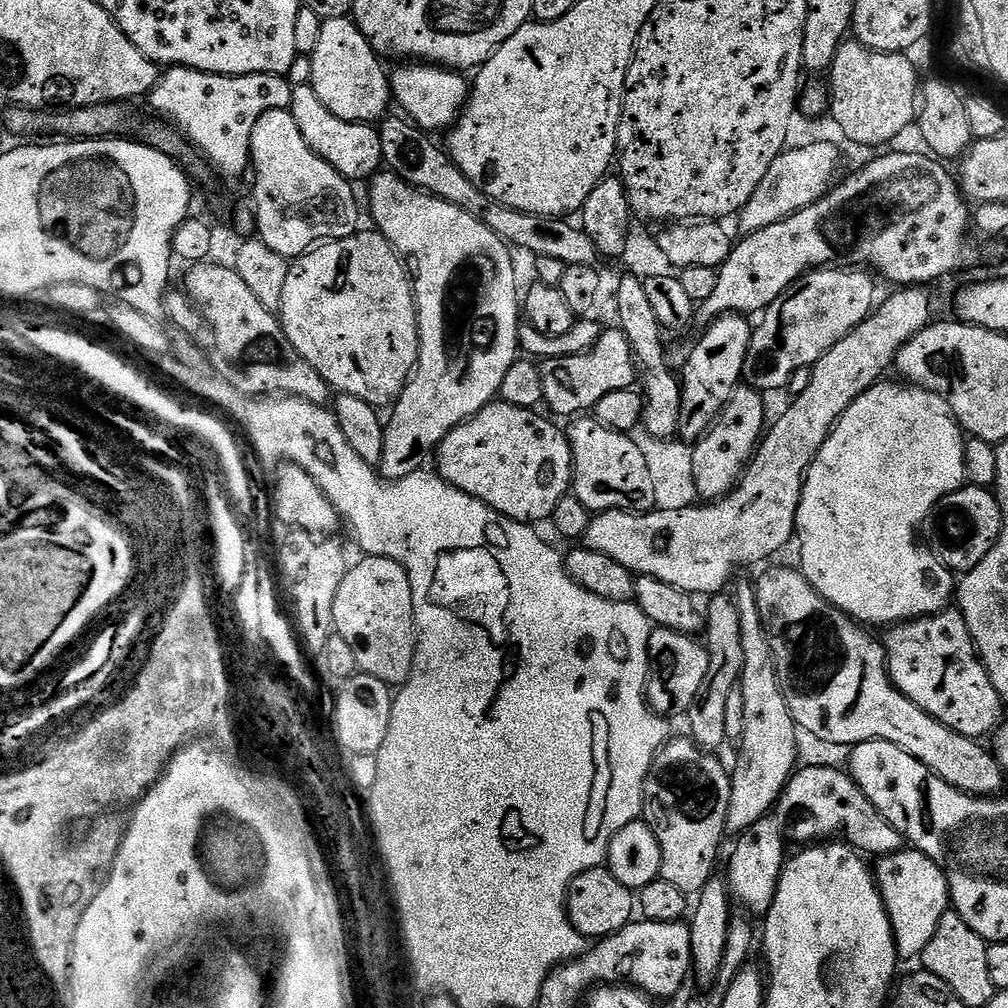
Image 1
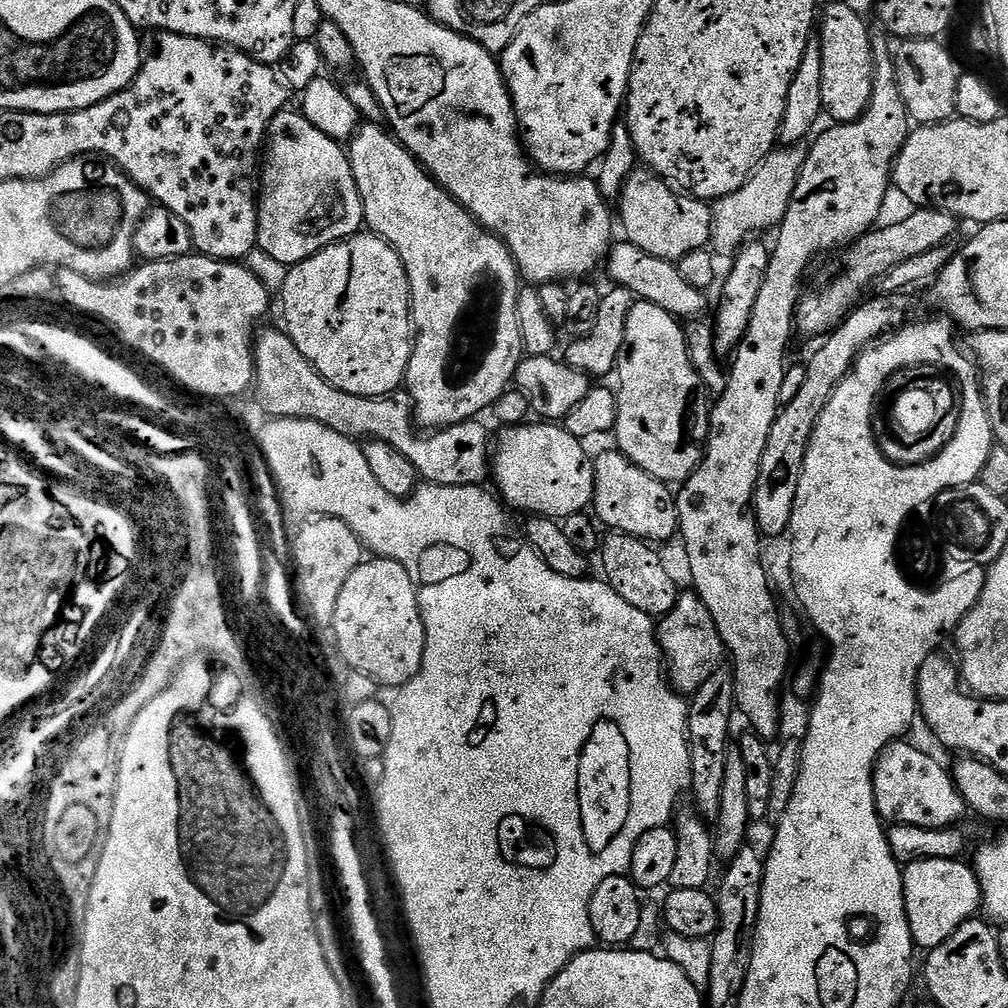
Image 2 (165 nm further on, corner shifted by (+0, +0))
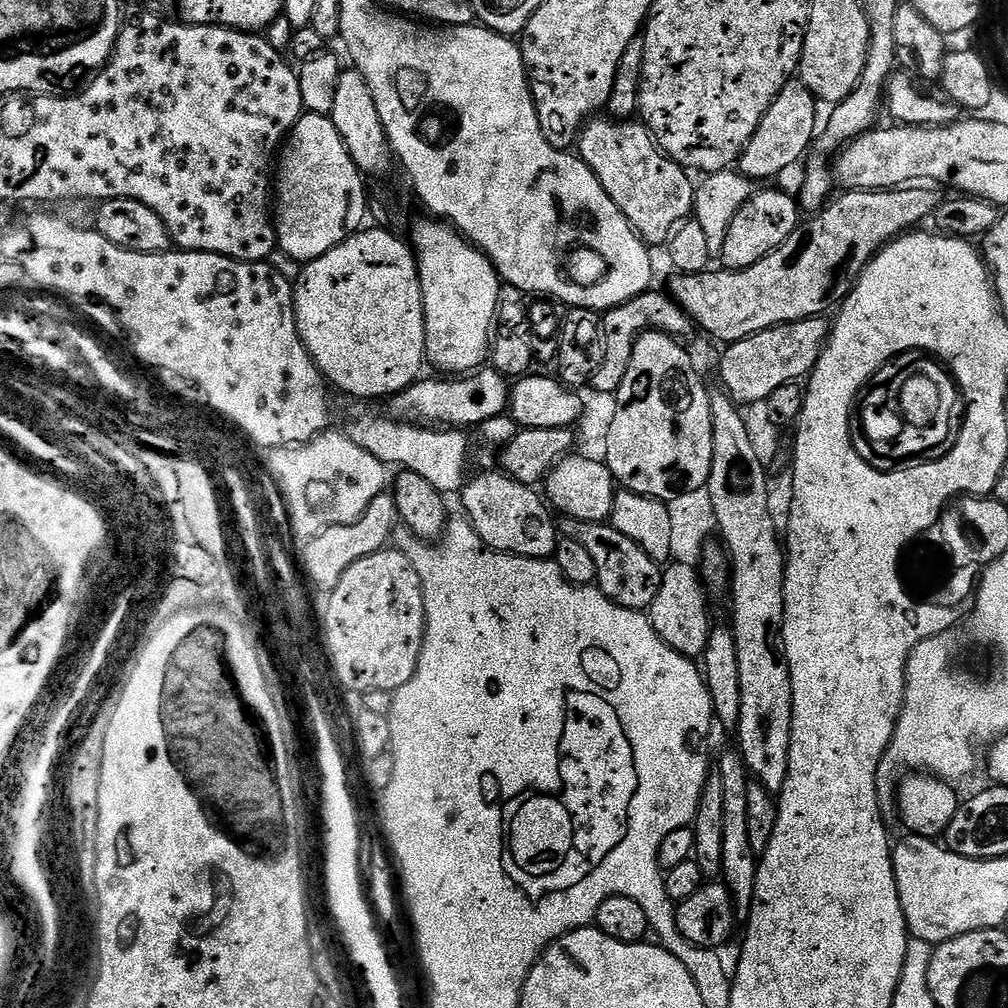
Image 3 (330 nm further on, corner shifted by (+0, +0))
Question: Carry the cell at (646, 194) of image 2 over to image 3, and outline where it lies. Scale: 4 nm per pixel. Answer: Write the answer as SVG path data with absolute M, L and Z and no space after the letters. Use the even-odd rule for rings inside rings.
M600 118L589 119L580 130L578 141L580 159L586 162L586 166L590 166L590 170L594 170L598 182L602 182L602 190L606 190L606 194L610 194L614 206L618 206L618 210L622 210L622 214L628 219L632 229L640 235L645 244L649 246L667 245L672 233L693 215L696 194L694 180L693 182L691 180L693 177L682 165L675 164L665 152L660 151L647 124L637 122L635 119L596 119Z

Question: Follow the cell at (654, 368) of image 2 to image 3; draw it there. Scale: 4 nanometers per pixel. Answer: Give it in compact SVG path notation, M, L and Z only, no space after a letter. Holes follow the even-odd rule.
M643 332L634 342L634 354L630 358L630 366L626 370L626 378L622 378L622 386L616 391L617 414L614 417L610 432L607 436L607 456L605 464L611 471L612 477L625 490L653 497L655 500L672 501L677 495L707 487L710 466L713 464L713 419L710 418L710 388L700 381L696 368L692 365L692 356L683 348L681 341L675 336L664 332Z

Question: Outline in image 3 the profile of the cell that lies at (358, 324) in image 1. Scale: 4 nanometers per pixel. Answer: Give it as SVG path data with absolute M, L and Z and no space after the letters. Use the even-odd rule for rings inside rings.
M372 226L367 230L361 230L354 236L349 236L334 250L322 254L322 258L307 261L300 269L300 276L294 282L294 295L296 298L296 325L298 334L310 354L310 358L318 366L320 373L324 375L325 381L333 389L341 388L348 396L365 396L372 400L375 396L384 396L391 398L404 388L408 388L416 383L421 375L420 367L425 367L426 357L426 318L424 317L424 299L420 289L420 275L416 269L416 257L409 245L404 244L396 237L397 233L392 230L385 230L379 226Z

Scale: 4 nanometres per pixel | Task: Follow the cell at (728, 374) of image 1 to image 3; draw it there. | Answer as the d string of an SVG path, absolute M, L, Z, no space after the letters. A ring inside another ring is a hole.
M776 186L765 188L768 188L765 192L753 191L749 200L734 214L733 221L726 230L726 240L718 260L719 263L724 263L721 265L727 271L733 272L754 266L754 262L766 258L782 247L802 223L802 209L797 197L781 191Z

